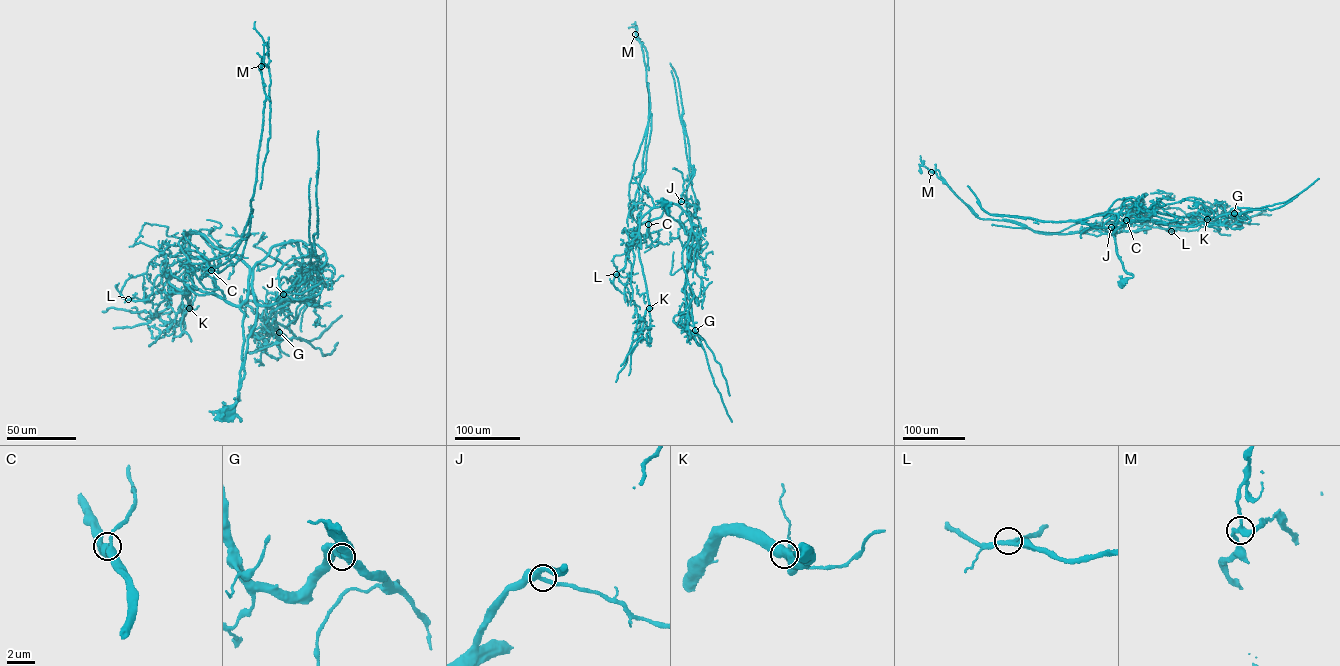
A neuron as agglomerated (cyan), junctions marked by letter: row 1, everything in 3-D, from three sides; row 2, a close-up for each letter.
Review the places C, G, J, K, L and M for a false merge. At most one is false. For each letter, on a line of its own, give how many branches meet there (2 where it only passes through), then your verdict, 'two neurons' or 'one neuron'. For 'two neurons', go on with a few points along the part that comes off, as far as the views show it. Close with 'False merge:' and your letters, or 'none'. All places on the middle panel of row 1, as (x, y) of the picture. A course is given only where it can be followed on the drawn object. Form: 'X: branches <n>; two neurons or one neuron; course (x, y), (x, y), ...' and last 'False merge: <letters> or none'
C: branches 3; one neuron
G: branches 3; one neuron
J: branches 3; one neuron
K: branches 3; one neuron
L: branches 3; one neuron
M: branches 3; one neuron
False merge: none

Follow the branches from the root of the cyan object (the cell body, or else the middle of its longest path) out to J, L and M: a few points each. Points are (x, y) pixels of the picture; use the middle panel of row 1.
J: (664, 202), (668, 214), (668, 203), (678, 205), (681, 201)
L: (664, 202), (668, 214), (666, 203), (652, 207), (643, 216), (639, 233), (631, 242), (625, 267), (616, 274)
M: (664, 202), (668, 214), (666, 203), (660, 217), (641, 224), (631, 213), (629, 183), (648, 119), (635, 34)

